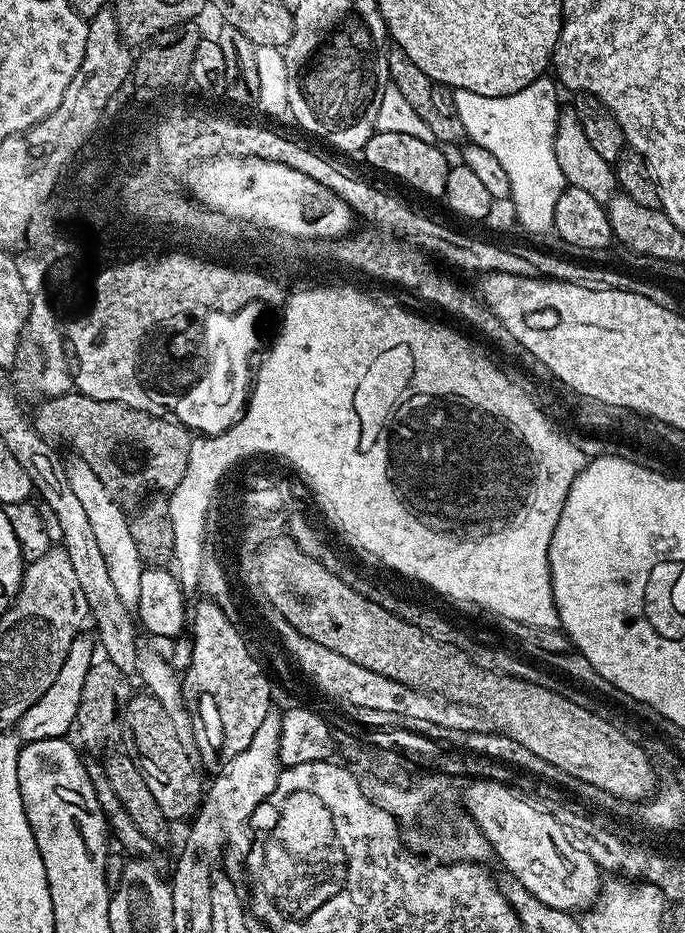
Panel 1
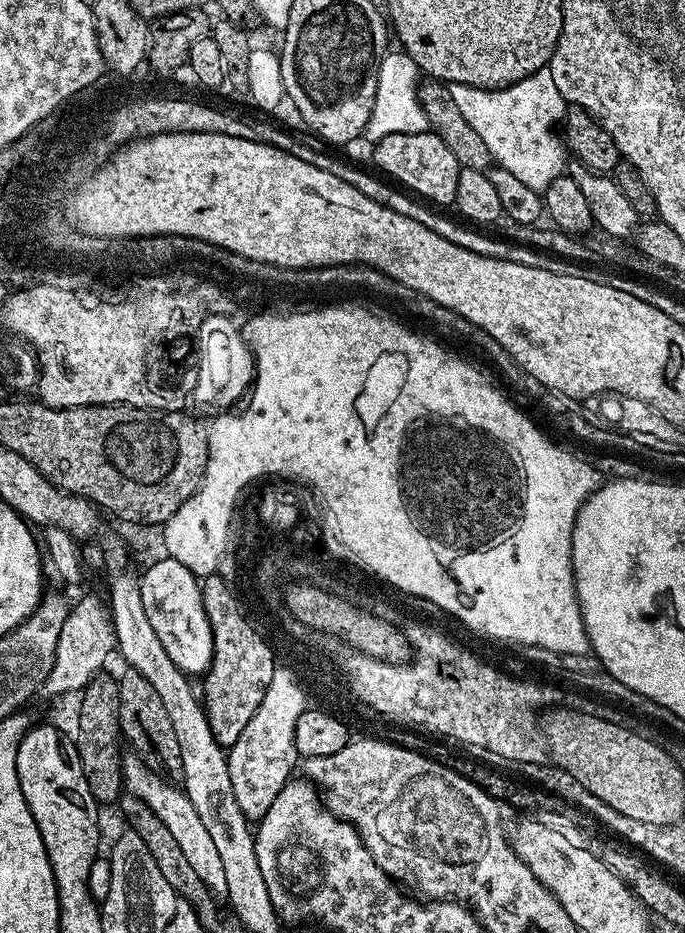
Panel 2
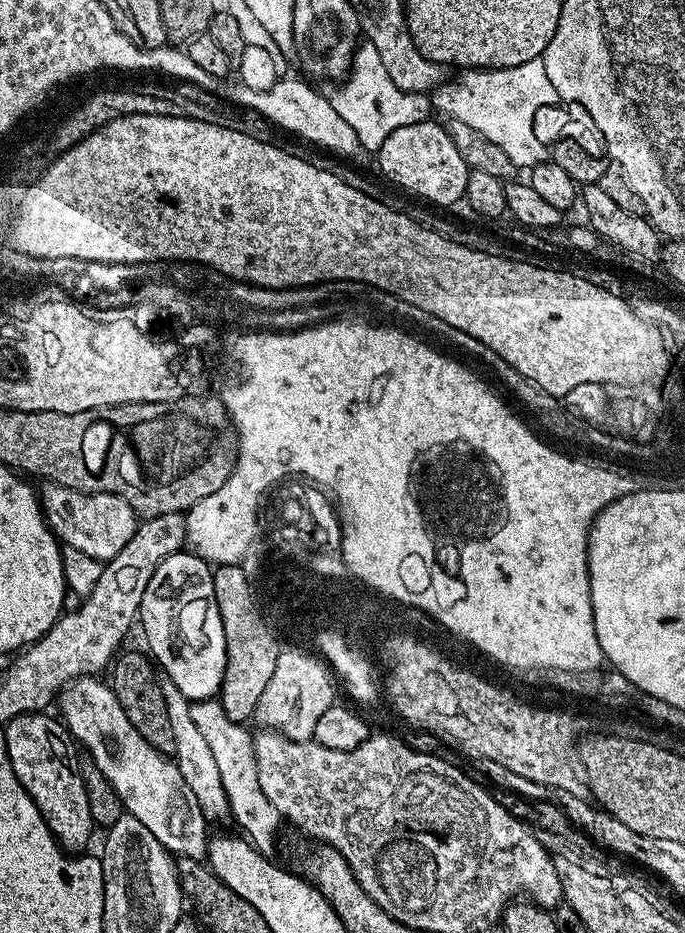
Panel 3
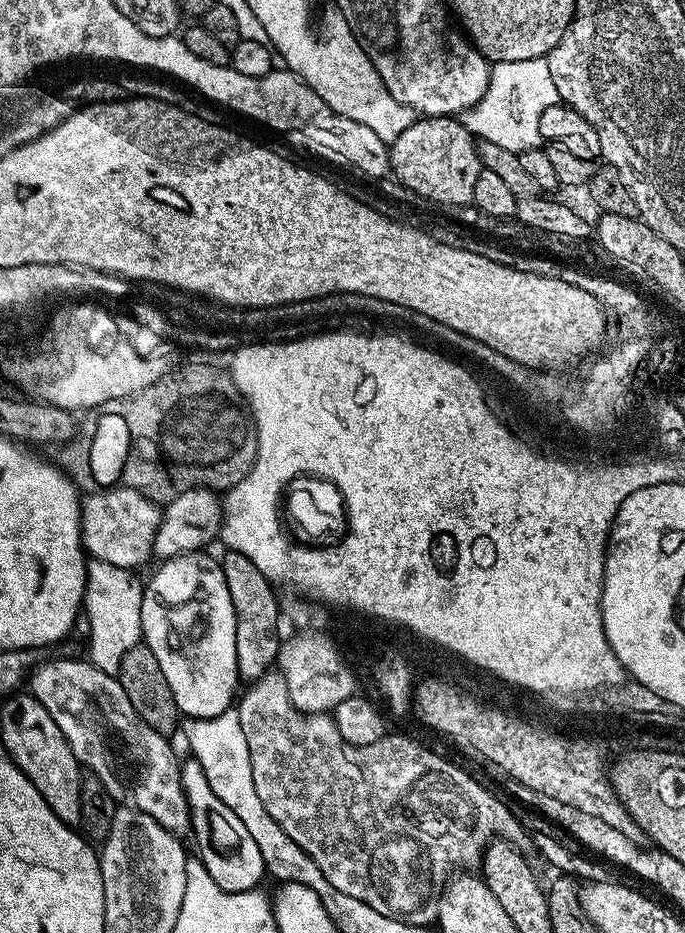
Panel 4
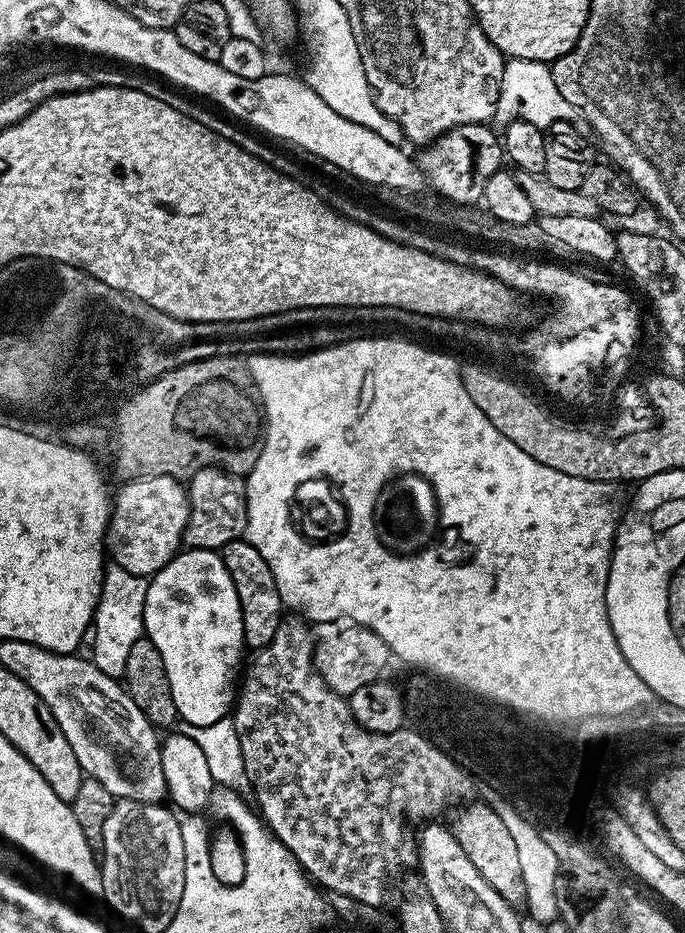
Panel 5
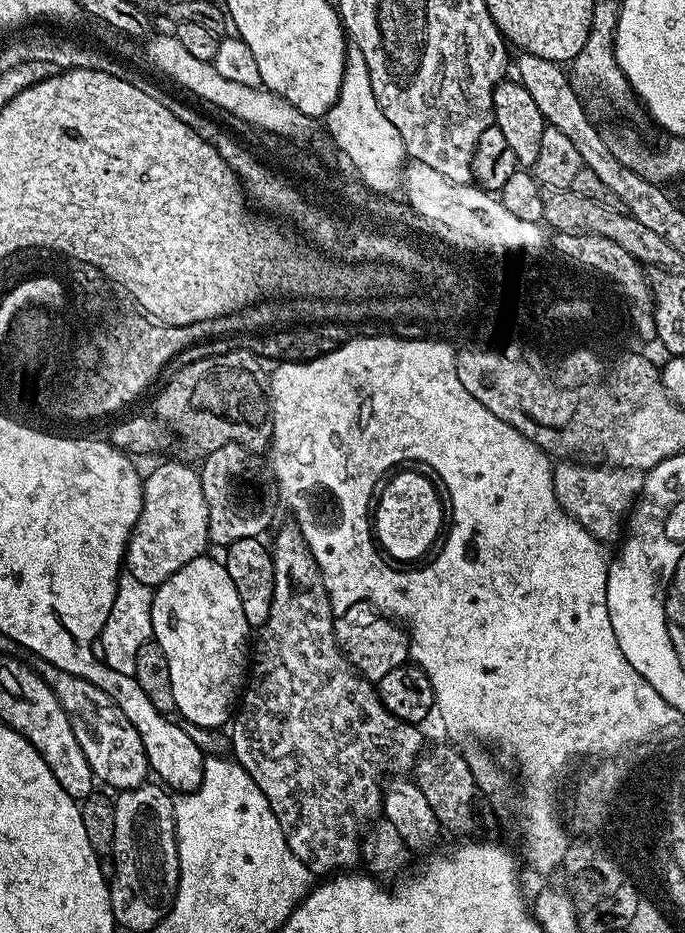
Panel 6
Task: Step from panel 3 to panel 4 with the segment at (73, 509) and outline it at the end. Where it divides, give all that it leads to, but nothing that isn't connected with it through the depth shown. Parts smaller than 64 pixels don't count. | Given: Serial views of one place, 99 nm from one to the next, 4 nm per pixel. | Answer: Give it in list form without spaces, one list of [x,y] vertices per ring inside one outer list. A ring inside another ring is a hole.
[[[117,486],[97,490],[83,497],[80,505],[80,538],[82,547],[93,560],[110,562],[113,566],[124,567],[131,570],[138,569],[148,559],[153,559],[154,538],[160,525],[161,509],[150,498],[143,496],[138,490]]]

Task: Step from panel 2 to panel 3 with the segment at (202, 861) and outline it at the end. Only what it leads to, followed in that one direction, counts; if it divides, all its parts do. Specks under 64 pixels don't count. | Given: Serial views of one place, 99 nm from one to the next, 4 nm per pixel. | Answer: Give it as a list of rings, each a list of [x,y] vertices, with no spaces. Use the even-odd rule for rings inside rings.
[[[81,676],[60,693],[59,704],[59,715],[64,727],[72,733],[73,741],[102,770],[102,774],[110,778],[110,786],[114,786],[118,798],[124,804],[125,813],[138,818],[138,822],[142,822],[142,826],[146,826],[146,830],[150,830],[150,834],[154,834],[154,838],[158,838],[158,842],[162,842],[164,849],[172,853],[173,857],[185,856],[191,860],[203,861],[208,855],[210,821],[202,814],[202,806],[198,806],[194,790],[186,786],[186,778],[182,778],[182,770],[176,765],[175,759],[150,746],[150,742],[146,742],[146,738],[142,738],[138,730],[134,730],[134,722],[126,718],[126,710],[122,710],[122,702],[118,702],[114,690],[96,676]]]

